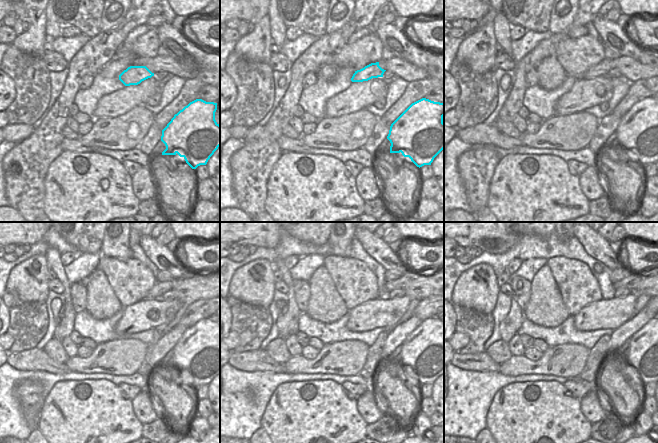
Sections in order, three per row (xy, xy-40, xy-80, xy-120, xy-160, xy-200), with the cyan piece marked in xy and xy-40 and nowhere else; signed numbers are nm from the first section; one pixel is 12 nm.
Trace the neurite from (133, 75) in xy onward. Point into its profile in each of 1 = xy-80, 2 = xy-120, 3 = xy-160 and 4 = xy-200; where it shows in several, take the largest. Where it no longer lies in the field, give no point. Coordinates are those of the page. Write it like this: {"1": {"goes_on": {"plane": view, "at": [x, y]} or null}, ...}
{"1": {"goes_on": {"plane": "xy-80", "at": [601, 69]}}, "2": {"goes_on": {"plane": "xy-120", "at": [159, 288]}}, "3": {"goes_on": {"plane": "xy-160", "at": [400, 283]}}, "4": {"goes_on": {"plane": "xy-200", "at": [630, 281]}}}

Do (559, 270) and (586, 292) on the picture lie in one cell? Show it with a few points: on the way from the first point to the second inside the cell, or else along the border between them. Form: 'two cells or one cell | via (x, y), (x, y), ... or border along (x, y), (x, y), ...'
one cell | via (566, 272), (579, 285)

